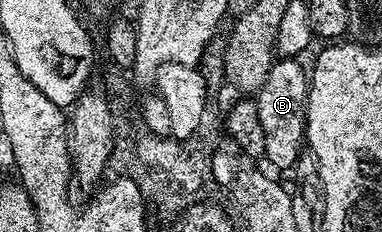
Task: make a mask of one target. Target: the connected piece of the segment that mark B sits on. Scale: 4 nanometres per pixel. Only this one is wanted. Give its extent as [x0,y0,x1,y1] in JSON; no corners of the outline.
[254,57,310,172]

